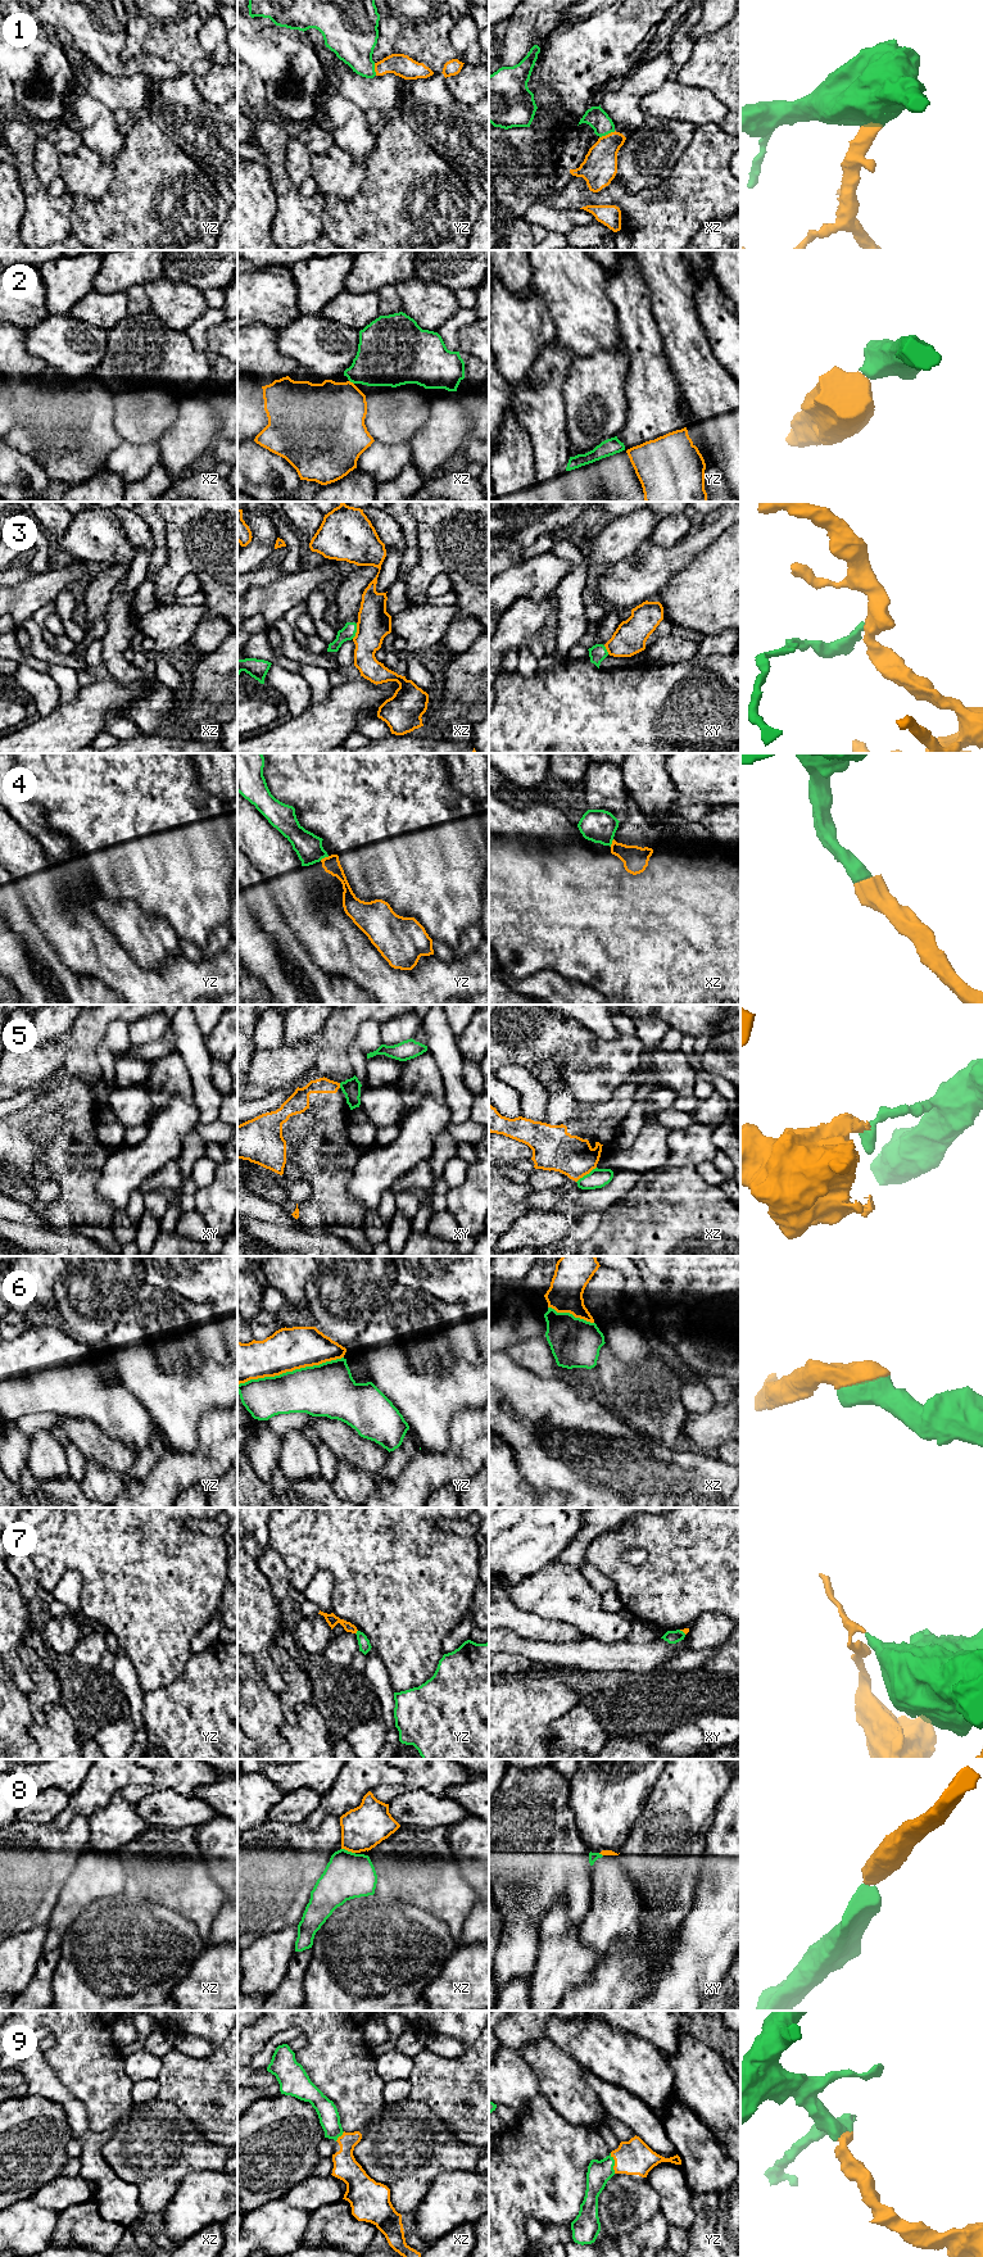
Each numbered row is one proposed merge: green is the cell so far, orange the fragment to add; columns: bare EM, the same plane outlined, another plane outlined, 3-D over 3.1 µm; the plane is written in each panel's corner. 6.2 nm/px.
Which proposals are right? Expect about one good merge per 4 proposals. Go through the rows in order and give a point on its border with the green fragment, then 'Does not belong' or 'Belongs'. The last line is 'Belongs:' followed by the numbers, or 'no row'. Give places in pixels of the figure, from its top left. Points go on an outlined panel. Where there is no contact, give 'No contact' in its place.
1: Touches green at xz (607, 134). Does not belong
2: Touches green at xz (352, 381). Does not belong
3: Touches green at xz (356, 631). Does not belong
4: Touches green at yz (324, 857). Does not belong
5: Touches green at xz (587, 1174). Does not belong
6: Touches green at yz (290, 1372). Belongs
7: Touches green at yz (357, 1632). Does not belong
8: Touches green at xz (347, 1850). Does not belong
9: Touches green at yz (614, 2163). Belongs
Belongs: 6, 9

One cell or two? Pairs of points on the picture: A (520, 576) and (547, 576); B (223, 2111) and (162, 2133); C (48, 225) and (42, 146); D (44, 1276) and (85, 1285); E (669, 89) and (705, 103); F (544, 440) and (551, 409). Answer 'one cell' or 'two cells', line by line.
A: one cell
B: two cells
C: two cells
D: two cells
E: one cell
F: one cell

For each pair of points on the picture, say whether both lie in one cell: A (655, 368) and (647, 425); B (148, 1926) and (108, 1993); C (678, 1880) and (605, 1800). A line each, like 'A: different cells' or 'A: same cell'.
A: same cell
B: same cell
C: different cells

